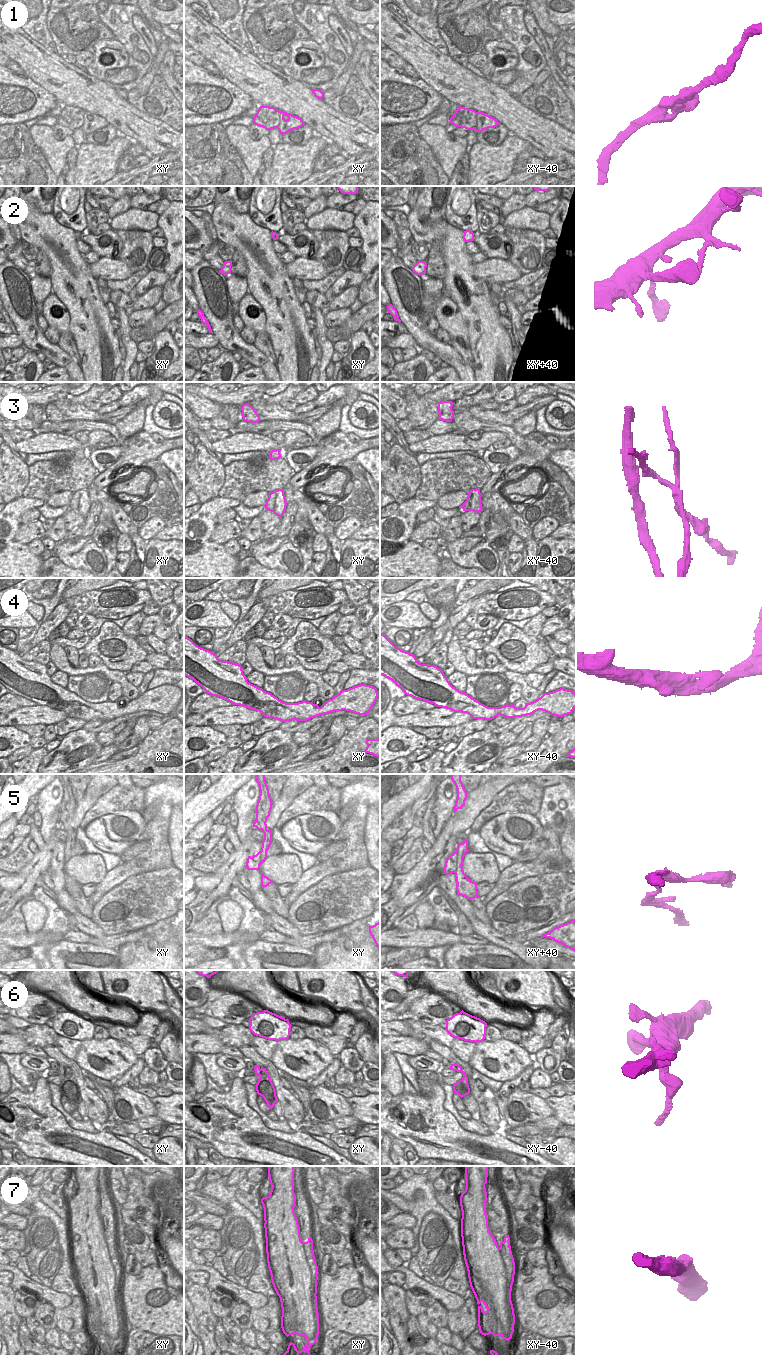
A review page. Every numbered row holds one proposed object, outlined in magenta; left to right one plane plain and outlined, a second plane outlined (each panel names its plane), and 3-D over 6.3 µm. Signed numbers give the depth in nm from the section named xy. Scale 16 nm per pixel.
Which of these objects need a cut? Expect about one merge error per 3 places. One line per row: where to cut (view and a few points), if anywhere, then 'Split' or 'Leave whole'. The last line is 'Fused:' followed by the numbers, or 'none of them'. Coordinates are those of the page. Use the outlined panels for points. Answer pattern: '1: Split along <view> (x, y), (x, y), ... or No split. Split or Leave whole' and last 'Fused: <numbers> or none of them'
1: No split. Leave whole
2: No split. Leave whole
3: Split along xy (271, 492), (276, 495), (274, 513). Split
4: No split. Leave whole
5: Split along xy+40 (457, 849), (457, 868), (454, 872). Split
6: Split along xy (260, 1069), (263, 1073), (268, 1074). Split
7: No split. Leave whole
Fused: 3, 5, 6

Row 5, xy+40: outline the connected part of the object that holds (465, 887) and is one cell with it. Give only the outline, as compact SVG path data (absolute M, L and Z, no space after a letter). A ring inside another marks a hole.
M467 837L462 843L457 845L457 869L455 872L455 877L457 883L457 895L464 896L471 900L475 897L479 897L479 895L477 891L477 883L471 881L463 871L463 858L468 851Z

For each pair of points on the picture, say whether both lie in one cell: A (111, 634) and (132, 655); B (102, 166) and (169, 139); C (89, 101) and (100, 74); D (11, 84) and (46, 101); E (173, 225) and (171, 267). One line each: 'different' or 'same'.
A: same
B: different
C: different
D: same
E: same

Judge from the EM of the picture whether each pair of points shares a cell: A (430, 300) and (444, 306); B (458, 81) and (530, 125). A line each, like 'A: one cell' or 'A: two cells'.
A: two cells
B: one cell

